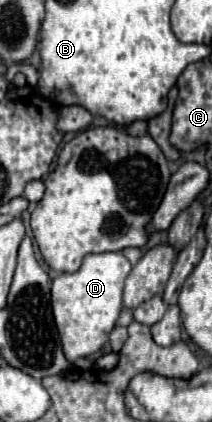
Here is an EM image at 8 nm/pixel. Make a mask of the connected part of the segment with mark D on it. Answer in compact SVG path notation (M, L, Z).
M117 251L87 255L79 271L61 273L59 277L55 277L51 287L51 309L61 337L63 353L71 363L79 357L95 355L109 341L109 333L123 309L121 293L129 271L131 263L123 253Z

